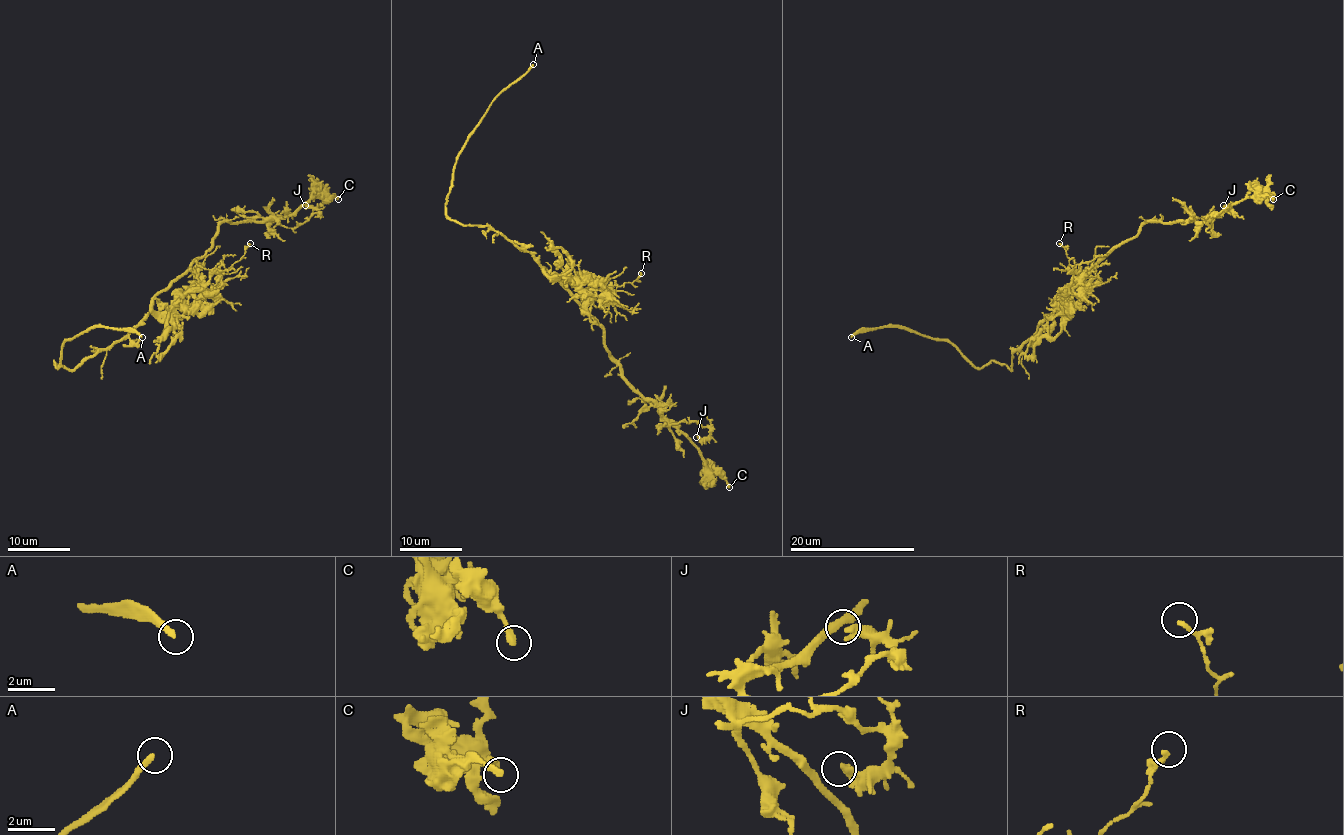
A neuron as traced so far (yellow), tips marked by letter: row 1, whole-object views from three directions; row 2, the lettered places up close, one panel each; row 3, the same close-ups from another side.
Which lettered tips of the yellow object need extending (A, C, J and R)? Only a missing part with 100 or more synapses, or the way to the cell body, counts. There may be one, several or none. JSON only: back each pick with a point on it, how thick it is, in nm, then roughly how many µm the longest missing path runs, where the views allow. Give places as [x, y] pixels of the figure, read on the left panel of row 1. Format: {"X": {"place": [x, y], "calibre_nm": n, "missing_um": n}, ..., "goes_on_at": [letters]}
{"A": {"place": [142, 337], "calibre_nm": 280, "missing_um": 4}, "goes_on_at": ["A"]}

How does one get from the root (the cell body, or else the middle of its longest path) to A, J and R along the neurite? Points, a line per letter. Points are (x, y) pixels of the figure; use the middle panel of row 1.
A: (543, 266), (486, 226), (458, 224), (446, 213), (452, 169), (468, 135), (490, 104), (533, 64)
J: (543, 266), (596, 321), (619, 373), (670, 424), (698, 421), (709, 429), (706, 437), (696, 437)
R: (543, 266), (549, 276), (590, 276), (599, 285), (623, 285), (635, 280), (641, 273)

